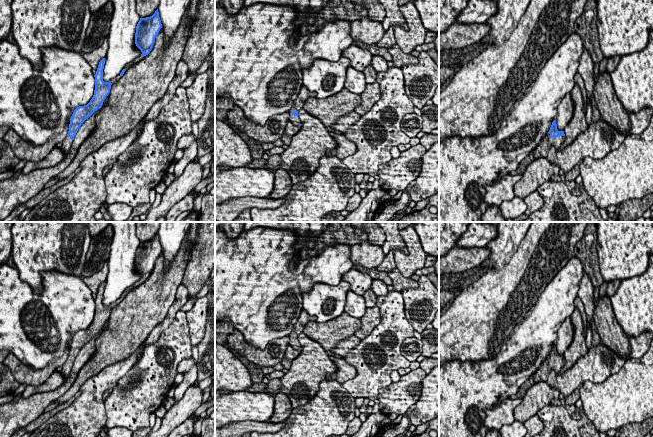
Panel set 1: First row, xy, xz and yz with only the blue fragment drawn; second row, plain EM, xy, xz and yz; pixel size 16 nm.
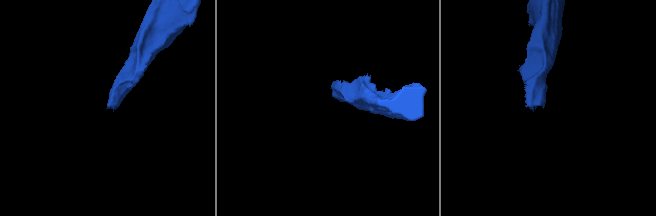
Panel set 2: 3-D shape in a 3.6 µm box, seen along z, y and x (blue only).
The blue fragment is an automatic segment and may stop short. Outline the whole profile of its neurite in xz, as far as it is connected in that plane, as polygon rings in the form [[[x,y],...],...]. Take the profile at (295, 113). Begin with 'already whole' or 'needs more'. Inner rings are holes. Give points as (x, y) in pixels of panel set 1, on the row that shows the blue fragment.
needs more; [[[302,86],[299,95],[293,102],[292,108],[288,111],[290,113],[289,121],[296,126],[301,126],[301,120],[298,117],[298,111],[303,108],[305,101],[309,97],[316,97],[317,93],[310,92],[307,87]]]

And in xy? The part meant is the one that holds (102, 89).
needs more; [[[103,58],[98,65],[95,77],[95,90],[94,95],[87,105],[77,107],[70,119],[69,131],[67,137],[56,145],[60,148],[65,156],[69,153],[74,137],[82,125],[82,123],[88,119],[96,110],[100,109],[104,100],[110,93],[112,83],[103,81],[103,69],[105,64],[105,58]]]

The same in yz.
needs more; [[[556,120],[552,122],[549,132],[540,142],[540,149],[538,155],[543,158],[547,158],[548,151],[551,146],[554,146],[556,150],[560,149],[560,146],[565,141],[564,131],[557,129]]]

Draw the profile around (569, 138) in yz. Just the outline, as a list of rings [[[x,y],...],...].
[[[575,83],[574,88],[570,93],[571,99],[574,103],[574,112],[572,120],[564,129],[565,141],[560,146],[560,151],[570,145],[576,137],[581,132],[584,132],[588,127],[586,122],[586,113],[584,112],[583,96],[577,83]]]

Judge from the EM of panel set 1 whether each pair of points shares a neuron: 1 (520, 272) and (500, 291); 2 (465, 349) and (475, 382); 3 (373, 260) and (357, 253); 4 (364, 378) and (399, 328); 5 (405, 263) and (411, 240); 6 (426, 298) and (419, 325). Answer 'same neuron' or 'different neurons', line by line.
1: same neuron
2: different neurons
3: same neuron
4: same neuron
5: same neuron
6: same neuron

